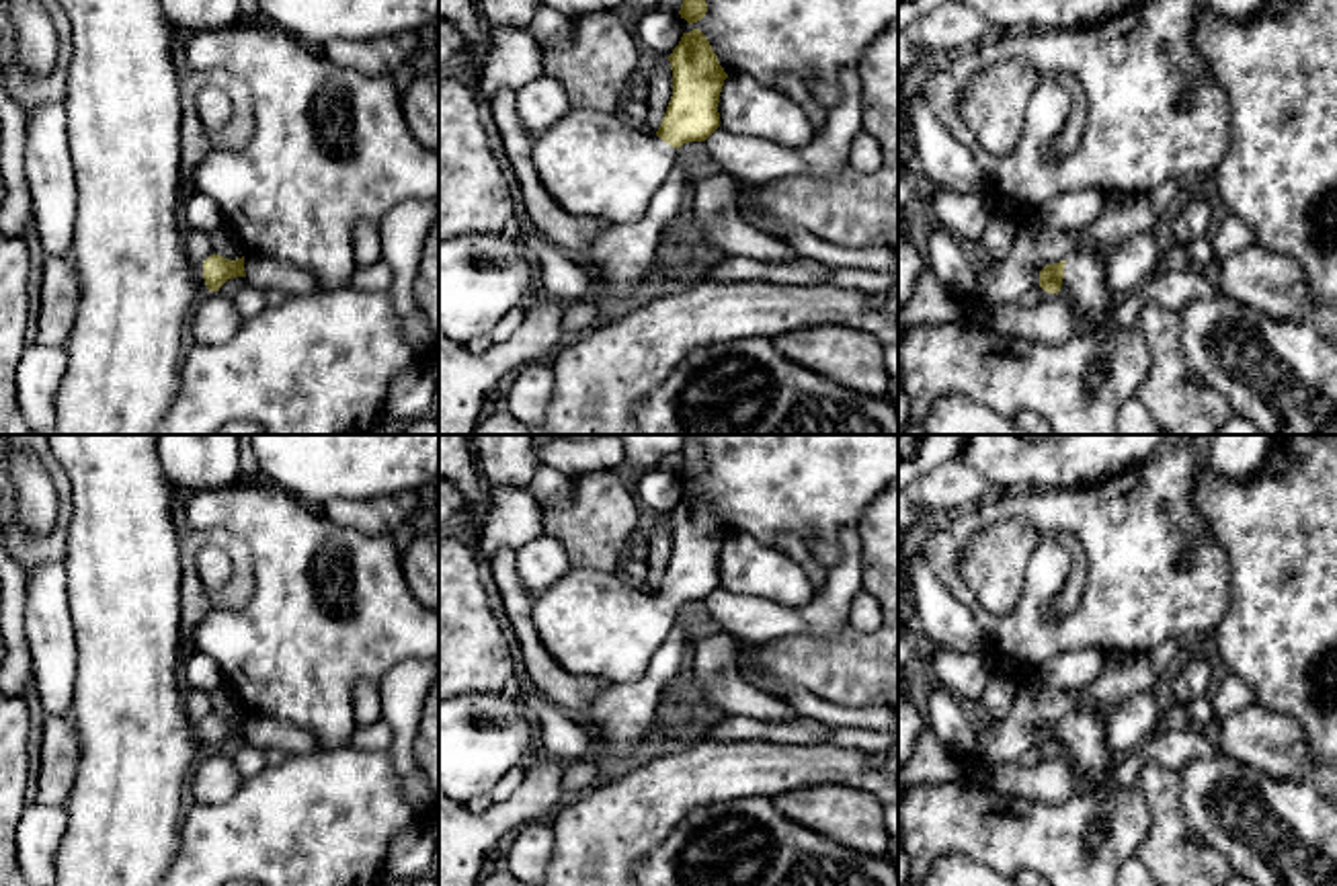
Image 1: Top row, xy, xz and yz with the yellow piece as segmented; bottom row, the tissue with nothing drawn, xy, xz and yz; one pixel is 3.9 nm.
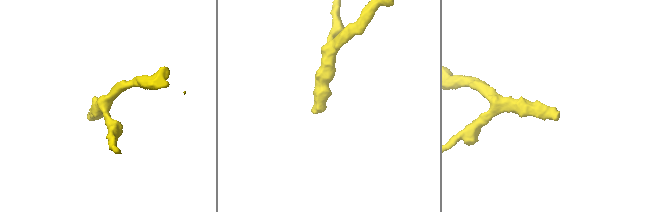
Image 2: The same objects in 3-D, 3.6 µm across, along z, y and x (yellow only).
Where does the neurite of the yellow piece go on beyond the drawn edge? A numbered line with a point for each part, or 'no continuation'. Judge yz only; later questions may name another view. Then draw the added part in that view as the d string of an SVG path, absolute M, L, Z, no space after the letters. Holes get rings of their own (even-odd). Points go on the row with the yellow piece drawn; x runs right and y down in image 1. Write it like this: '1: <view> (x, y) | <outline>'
1: yz (1085, 286) | M1079 252L1068 256L1058 293L1077 308L1085 328L1122 328L1122 324L1116 320L1116 306L1122 295L1109 287L1103 263L1097 254Z

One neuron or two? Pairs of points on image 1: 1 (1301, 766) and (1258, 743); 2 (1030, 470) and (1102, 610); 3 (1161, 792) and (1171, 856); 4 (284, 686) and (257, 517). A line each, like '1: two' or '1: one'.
1: one
2: two
3: one
4: one

